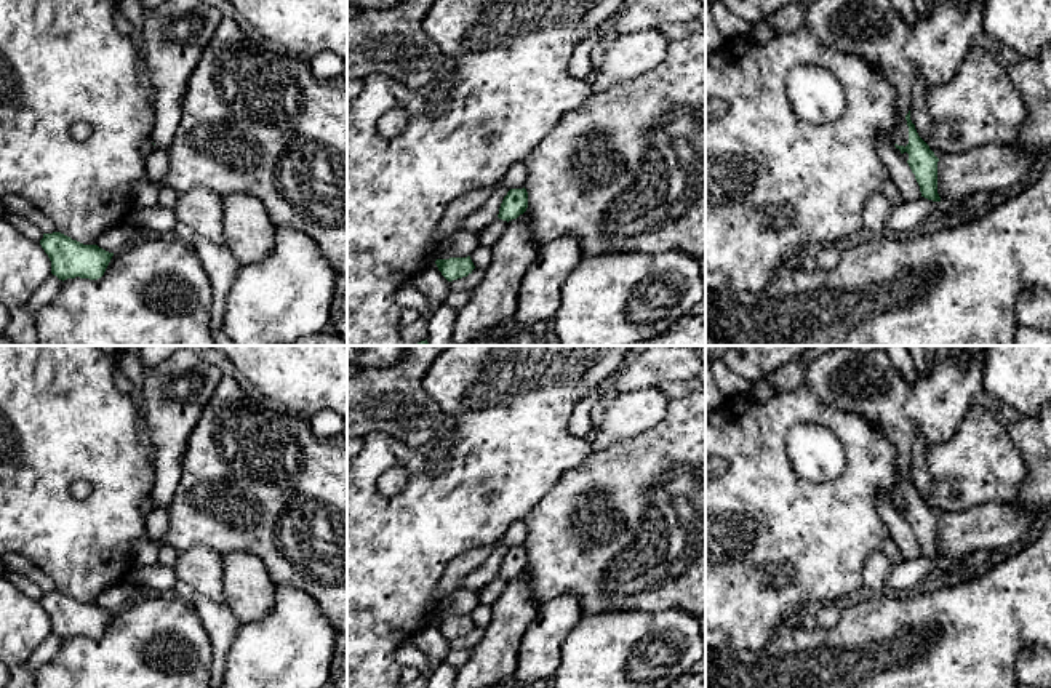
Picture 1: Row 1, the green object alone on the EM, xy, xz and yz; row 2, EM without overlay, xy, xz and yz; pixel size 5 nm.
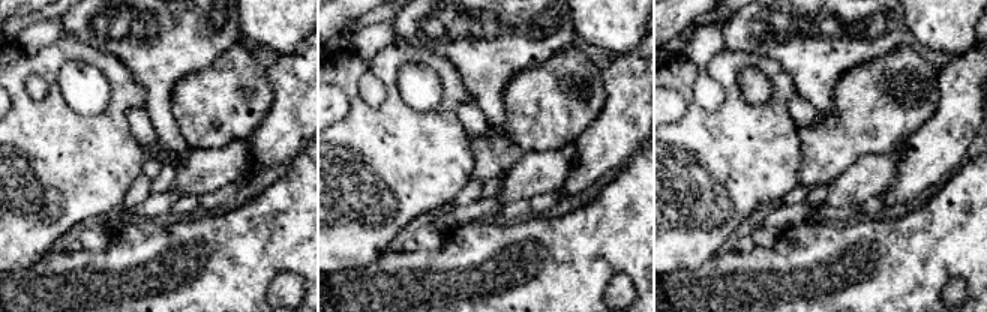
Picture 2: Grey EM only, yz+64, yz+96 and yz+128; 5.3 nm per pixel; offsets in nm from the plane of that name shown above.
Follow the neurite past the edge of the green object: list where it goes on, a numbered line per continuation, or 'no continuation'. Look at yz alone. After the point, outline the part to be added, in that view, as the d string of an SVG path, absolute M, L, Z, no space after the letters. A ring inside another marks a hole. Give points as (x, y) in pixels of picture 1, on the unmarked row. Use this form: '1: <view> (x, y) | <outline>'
1: yz (869, 384) | M936 346L929 374L917 374L915 382L909 386L885 349L861 354L835 347L806 366L803 382L824 405L856 413L886 435L896 453L896 483L889 496L905 506L909 502L905 474L910 469L915 438L921 435L929 443L944 443L953 437L974 397L982 390L985 349L987 346Z

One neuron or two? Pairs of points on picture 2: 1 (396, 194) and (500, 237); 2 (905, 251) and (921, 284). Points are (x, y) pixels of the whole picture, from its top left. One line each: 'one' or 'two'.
1: two
2: one

